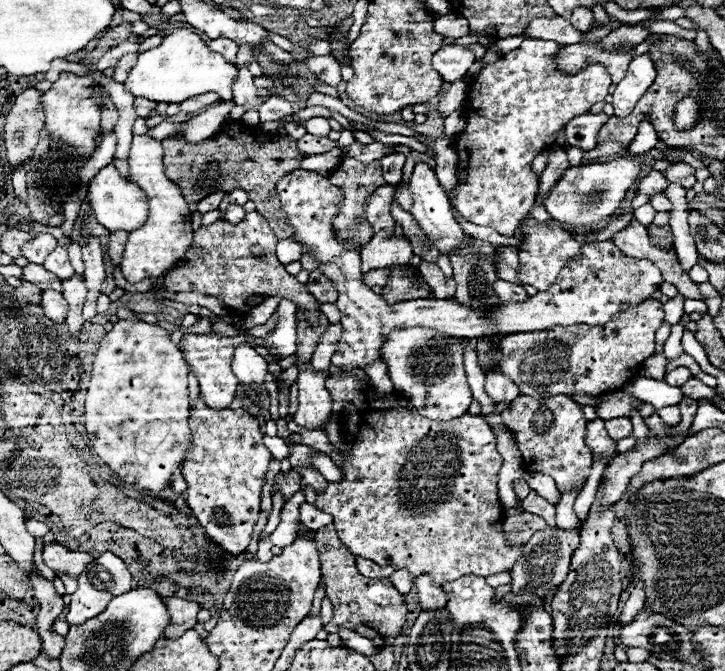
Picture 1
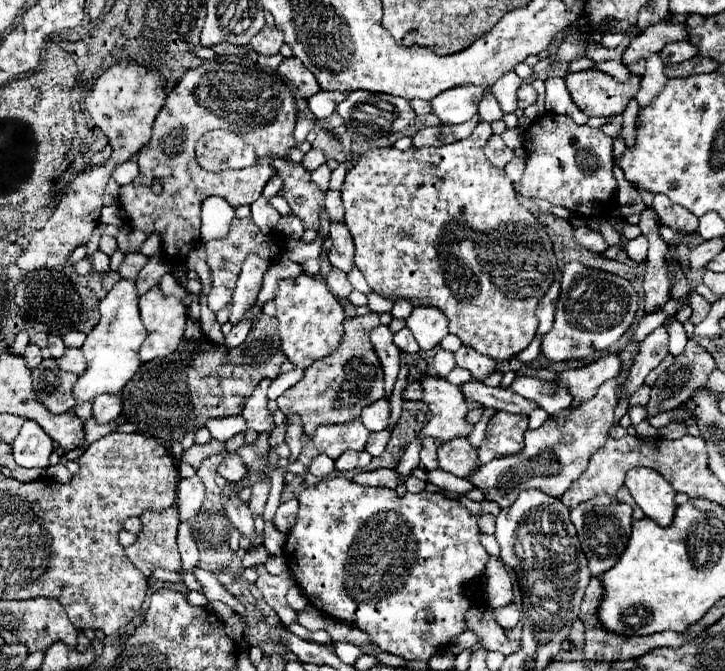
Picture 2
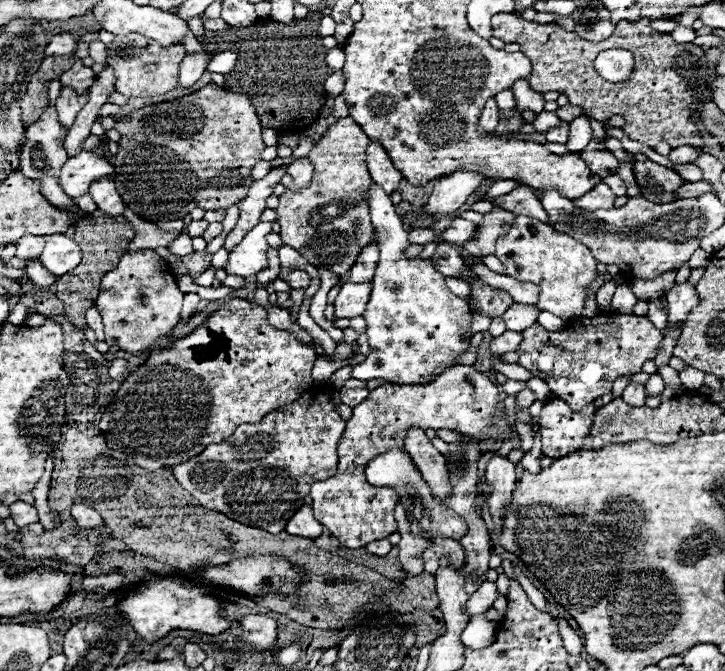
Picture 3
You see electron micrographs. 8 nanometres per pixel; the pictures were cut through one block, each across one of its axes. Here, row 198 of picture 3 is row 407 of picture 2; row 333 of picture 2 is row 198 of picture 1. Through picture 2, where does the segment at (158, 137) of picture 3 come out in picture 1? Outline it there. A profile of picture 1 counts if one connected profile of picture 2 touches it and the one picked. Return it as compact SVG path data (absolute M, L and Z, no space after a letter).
M238 124L222 128L216 140L204 140L202 144L188 144L180 138L166 138L164 146L164 172L166 176L180 186L188 202L198 202L212 194L214 190L232 192L242 188L248 192L250 200L256 202L256 212L274 224L276 238L292 238L290 224L282 214L276 194L276 182L286 176L290 170L298 170L302 156L296 150L296 140L282 138L278 134L262 134L256 126Z

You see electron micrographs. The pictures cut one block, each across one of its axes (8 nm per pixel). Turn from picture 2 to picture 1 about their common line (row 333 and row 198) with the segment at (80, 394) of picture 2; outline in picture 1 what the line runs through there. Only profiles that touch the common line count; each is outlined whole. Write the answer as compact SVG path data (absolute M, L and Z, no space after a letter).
M108 164L106 168L102 168L88 186L88 198L90 198L90 206L98 218L98 222L102 226L106 226L110 232L116 230L136 230L138 226L142 226L142 222L146 220L146 194L142 194L142 190L138 186L134 186L132 180L124 180L118 170Z

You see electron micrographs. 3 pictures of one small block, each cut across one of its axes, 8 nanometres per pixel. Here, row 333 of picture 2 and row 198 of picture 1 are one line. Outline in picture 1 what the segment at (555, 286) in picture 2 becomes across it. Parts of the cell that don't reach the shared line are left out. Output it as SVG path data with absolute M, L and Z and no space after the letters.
M552 146L548 150L548 166L540 176L540 192L538 192L538 202L544 204L544 200L548 198L550 190L556 186L556 182L564 176L564 172L570 168L568 158L564 148L560 146Z

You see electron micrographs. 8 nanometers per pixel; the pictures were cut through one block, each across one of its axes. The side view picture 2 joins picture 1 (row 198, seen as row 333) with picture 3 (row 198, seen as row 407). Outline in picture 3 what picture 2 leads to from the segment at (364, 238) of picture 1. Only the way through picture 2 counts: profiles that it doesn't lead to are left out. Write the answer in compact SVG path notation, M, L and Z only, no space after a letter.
M350 116L332 124L308 156L314 164L312 182L298 192L284 190L276 208L276 222L282 228L280 236L284 244L296 248L312 266L328 268L338 276L352 270L358 254L374 238L370 206L366 202L366 192L374 186L366 170L368 144L370 138Z

